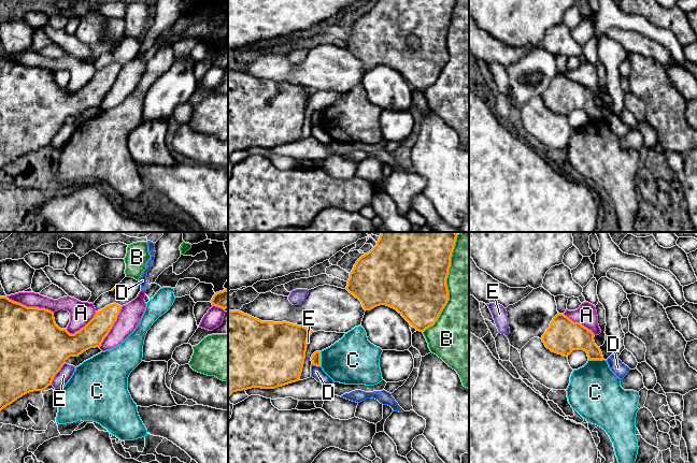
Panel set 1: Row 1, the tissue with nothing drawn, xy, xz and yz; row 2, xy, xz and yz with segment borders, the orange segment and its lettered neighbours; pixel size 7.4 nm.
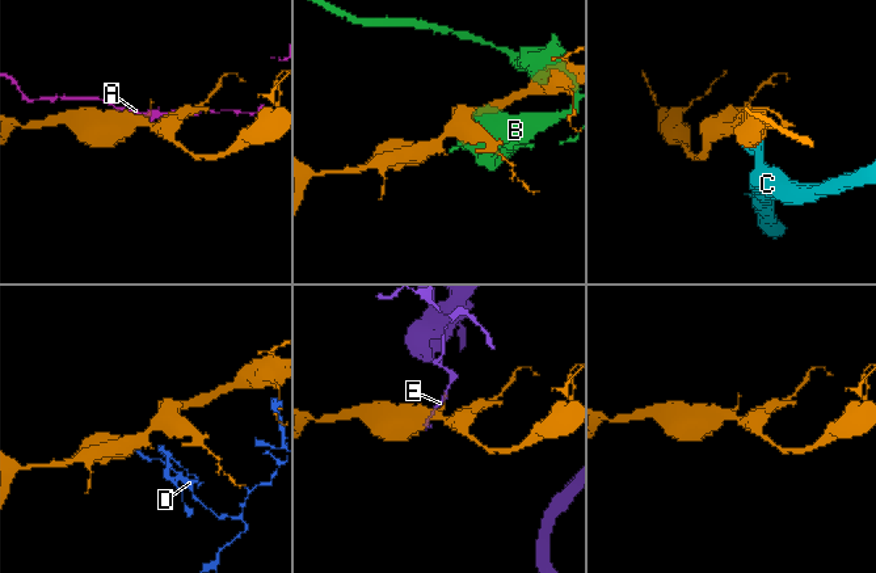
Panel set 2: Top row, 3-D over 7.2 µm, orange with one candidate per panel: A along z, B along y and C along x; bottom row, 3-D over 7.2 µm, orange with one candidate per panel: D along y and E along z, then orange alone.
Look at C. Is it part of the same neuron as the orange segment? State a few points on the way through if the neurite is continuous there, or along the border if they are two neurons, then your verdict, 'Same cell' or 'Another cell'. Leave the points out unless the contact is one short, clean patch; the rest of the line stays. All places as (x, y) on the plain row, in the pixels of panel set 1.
Same cell

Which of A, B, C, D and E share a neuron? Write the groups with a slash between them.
A / B / C / D / E

